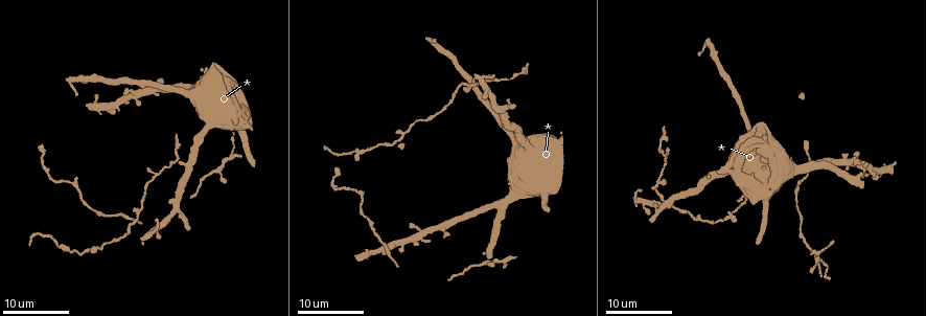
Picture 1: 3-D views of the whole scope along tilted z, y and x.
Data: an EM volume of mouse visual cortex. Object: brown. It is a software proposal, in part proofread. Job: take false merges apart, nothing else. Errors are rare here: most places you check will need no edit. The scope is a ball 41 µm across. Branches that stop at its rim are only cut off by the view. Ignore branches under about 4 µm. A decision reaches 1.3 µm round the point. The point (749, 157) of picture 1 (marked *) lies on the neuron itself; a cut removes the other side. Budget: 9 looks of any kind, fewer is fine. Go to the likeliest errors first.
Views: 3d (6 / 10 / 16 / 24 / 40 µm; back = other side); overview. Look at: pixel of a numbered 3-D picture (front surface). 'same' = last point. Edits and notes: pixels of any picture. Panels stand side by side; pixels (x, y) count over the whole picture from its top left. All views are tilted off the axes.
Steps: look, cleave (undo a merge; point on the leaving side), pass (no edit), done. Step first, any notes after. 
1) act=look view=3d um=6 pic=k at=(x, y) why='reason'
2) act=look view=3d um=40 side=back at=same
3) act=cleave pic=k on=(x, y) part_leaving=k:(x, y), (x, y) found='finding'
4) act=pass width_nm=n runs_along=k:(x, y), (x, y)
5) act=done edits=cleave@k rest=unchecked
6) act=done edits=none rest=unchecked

act=look view=3d um=16 pic=1 at=(133, 90)

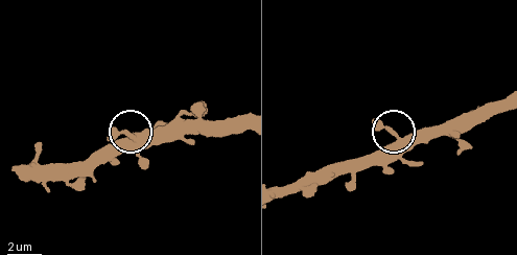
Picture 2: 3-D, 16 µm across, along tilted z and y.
act=look view=3d um=6 pic=2 at=(131, 135)

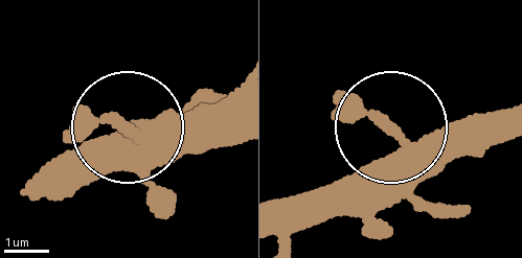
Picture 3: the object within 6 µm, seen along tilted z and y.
act=pass found='all the same neuron'

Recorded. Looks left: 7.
act=look view=3d um=24 pic=1 at=(497, 78) why='two arms in line, one across'

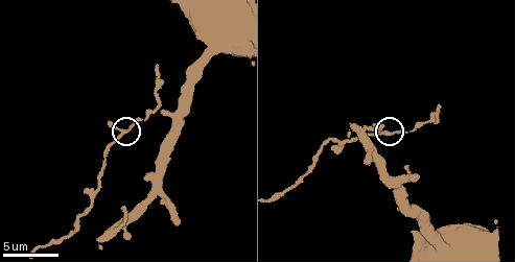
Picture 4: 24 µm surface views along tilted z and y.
act=look view=3d um=6 pic=4 at=(129, 129)

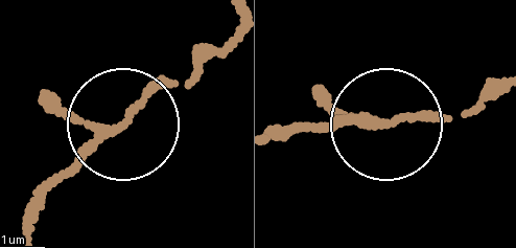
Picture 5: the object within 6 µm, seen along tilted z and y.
act=pass width_nm=140 found='all the same neuron'

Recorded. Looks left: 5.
act=look view=3d um=16 pic=1 at=(57, 180)

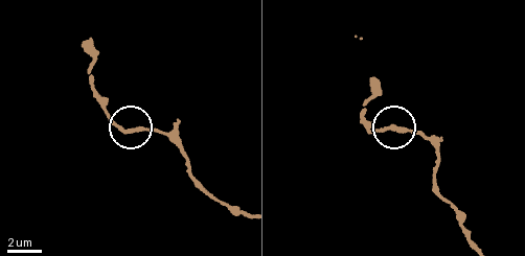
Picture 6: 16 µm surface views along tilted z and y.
act=look view=3d um=10 pic=6 at=(393, 129) why='zoom in'

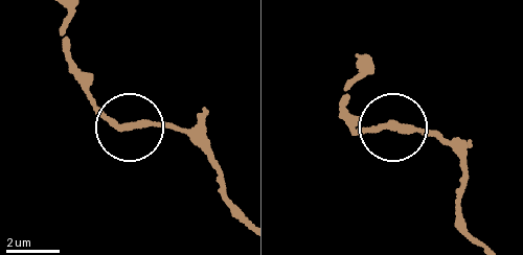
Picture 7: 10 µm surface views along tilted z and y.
act=pass side_arm_um=8 found='continuous, no second neuron'

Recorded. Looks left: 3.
act=look view=3d um=16 pic=1 at=(157, 89) why='a narrow waist'

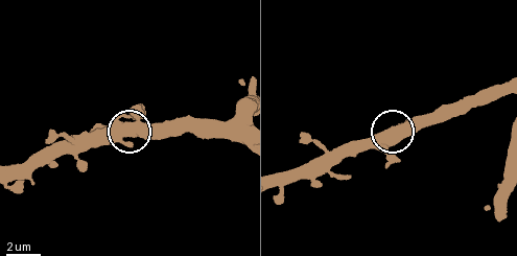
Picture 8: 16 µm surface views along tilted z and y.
act=look view=3d um=10 pic=8 at=(391, 127)

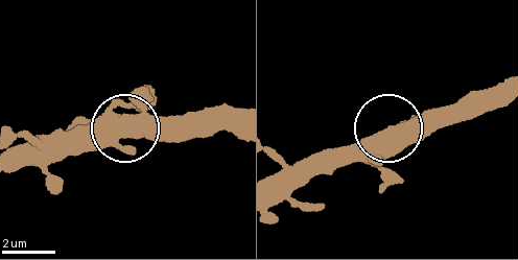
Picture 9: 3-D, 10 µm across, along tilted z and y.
act=pass width_nm=670 found='one neuron here'

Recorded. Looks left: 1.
act=done edits=none rest=unchecked

